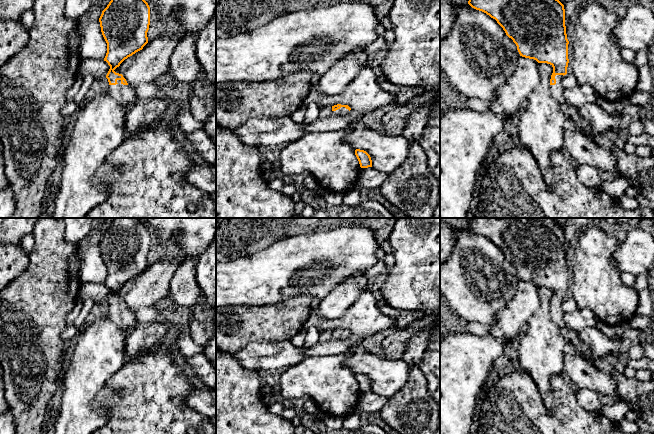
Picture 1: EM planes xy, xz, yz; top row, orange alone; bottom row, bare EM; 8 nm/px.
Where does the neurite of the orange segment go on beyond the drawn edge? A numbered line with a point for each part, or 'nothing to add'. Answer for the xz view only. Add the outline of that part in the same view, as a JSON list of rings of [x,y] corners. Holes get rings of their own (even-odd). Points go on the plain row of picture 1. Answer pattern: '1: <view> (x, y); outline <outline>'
1: xz (342, 335); outline [[[341,331],[340,333],[336,335],[332,335],[333,340],[344,340],[347,339],[350,335],[346,333],[345,331]]]

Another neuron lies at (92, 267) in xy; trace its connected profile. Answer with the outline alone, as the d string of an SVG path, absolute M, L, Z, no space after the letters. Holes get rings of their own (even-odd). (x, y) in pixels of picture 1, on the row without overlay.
M86 236L78 243L77 254L80 260L81 282L104 284L107 267L102 259L99 244L92 245Z

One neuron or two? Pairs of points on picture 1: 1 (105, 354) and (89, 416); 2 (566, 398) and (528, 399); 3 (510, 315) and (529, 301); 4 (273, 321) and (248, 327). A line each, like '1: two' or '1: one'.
1: one
2: one
3: one
4: one

